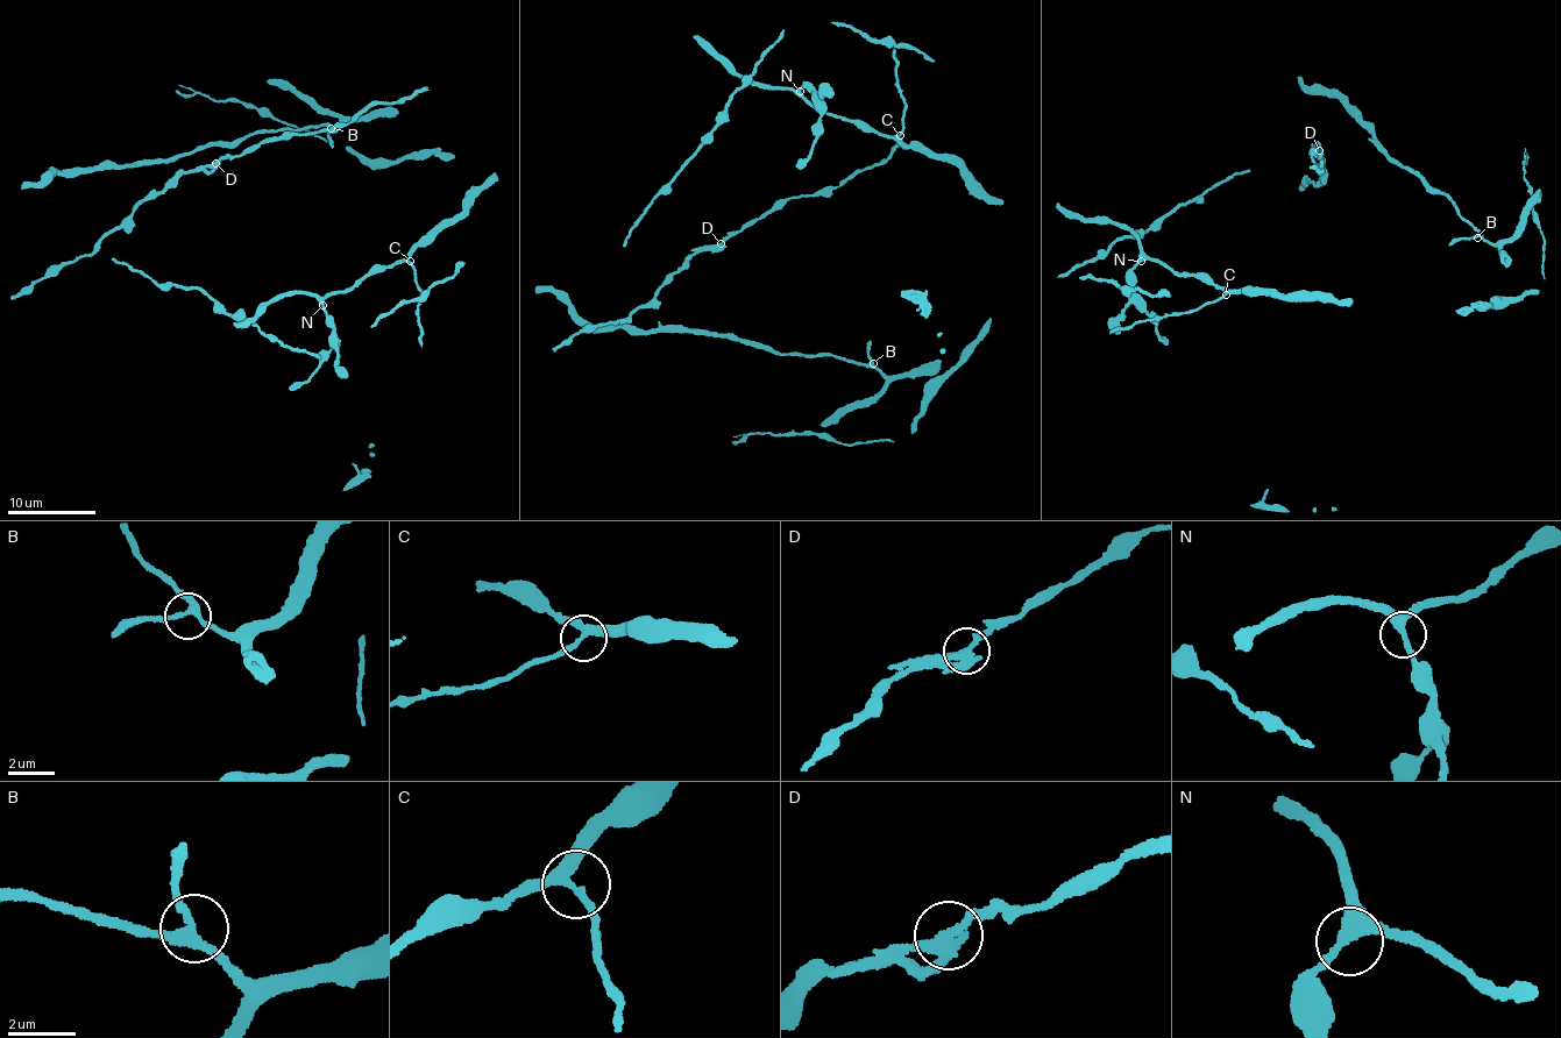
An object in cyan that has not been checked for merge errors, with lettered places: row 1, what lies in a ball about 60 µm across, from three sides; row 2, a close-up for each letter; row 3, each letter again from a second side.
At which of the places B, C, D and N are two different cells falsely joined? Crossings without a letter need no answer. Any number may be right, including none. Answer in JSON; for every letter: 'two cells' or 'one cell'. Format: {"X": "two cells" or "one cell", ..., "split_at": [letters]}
{"B": "one cell", "C": "one cell", "D": "one cell", "N": "one cell", "split_at": []}

